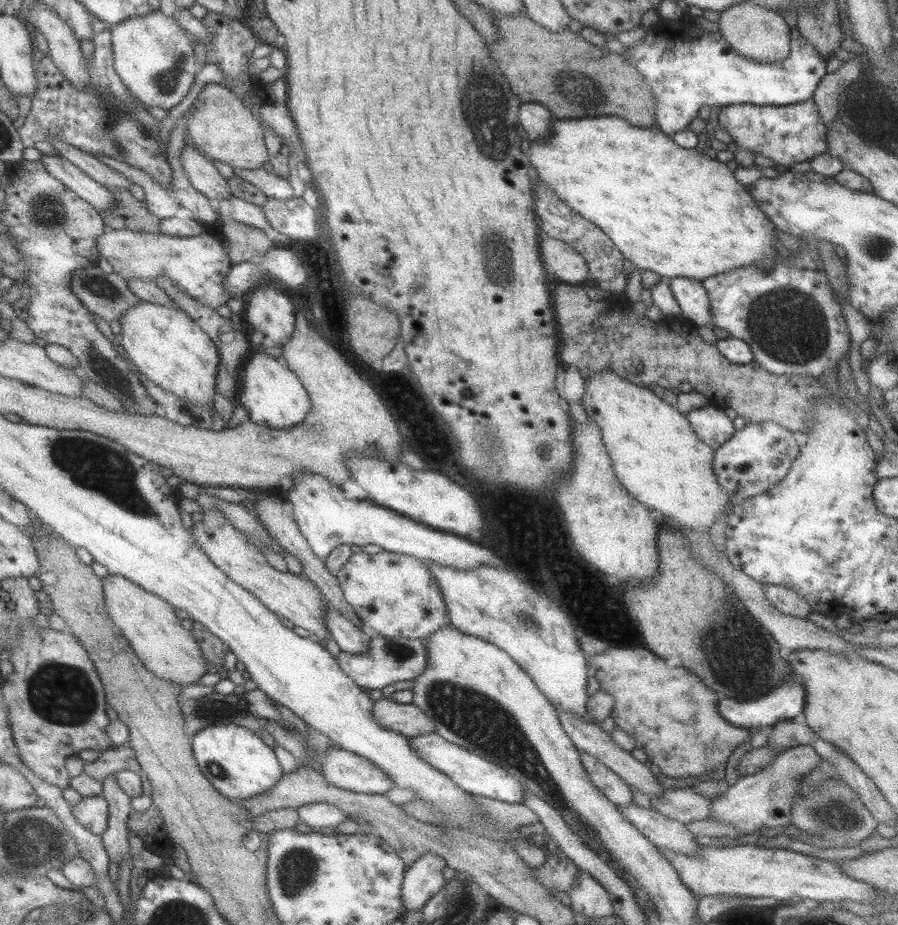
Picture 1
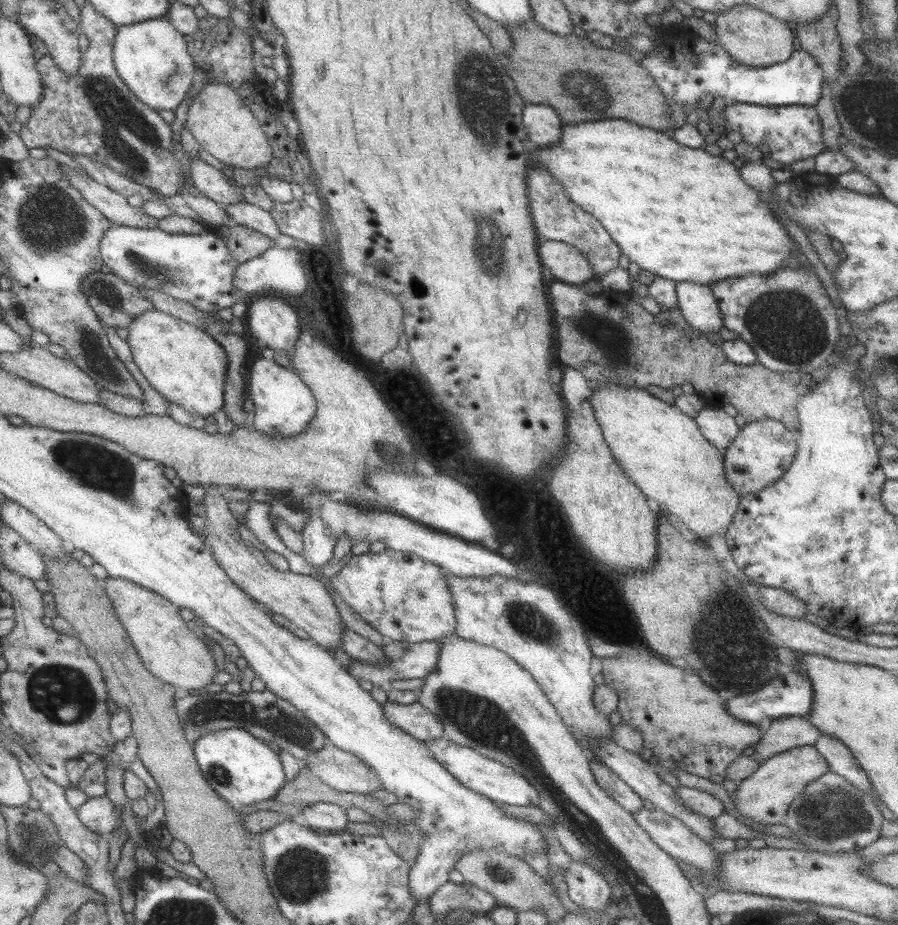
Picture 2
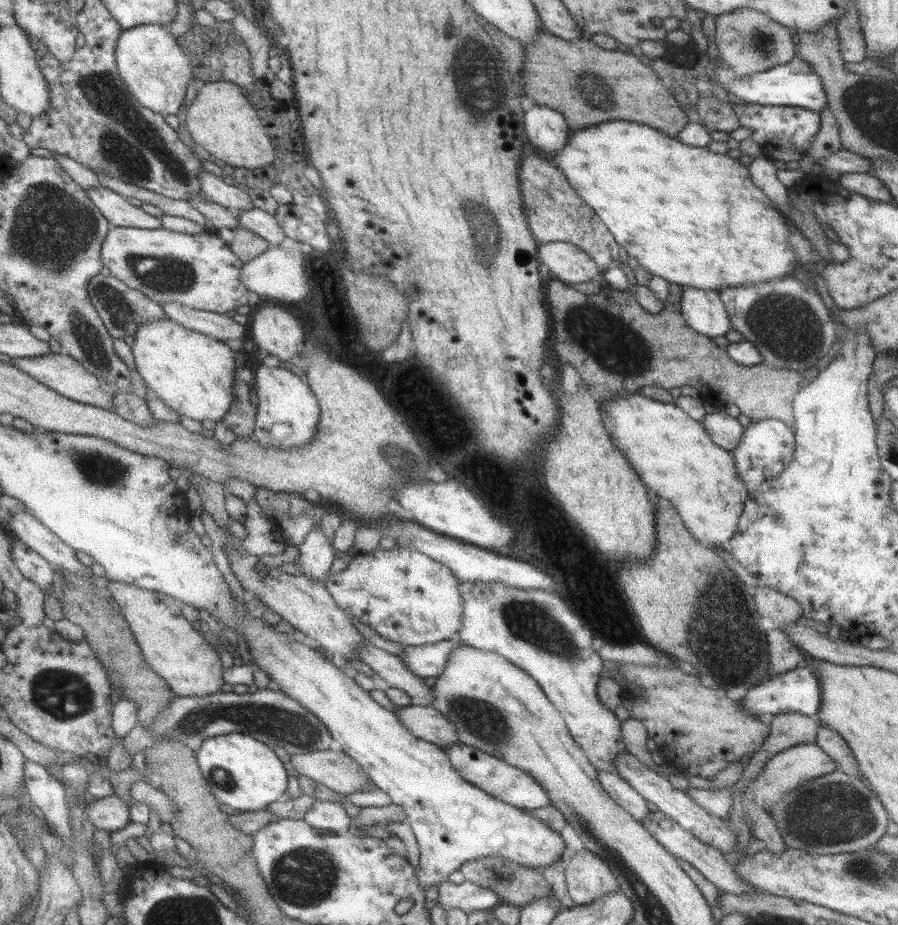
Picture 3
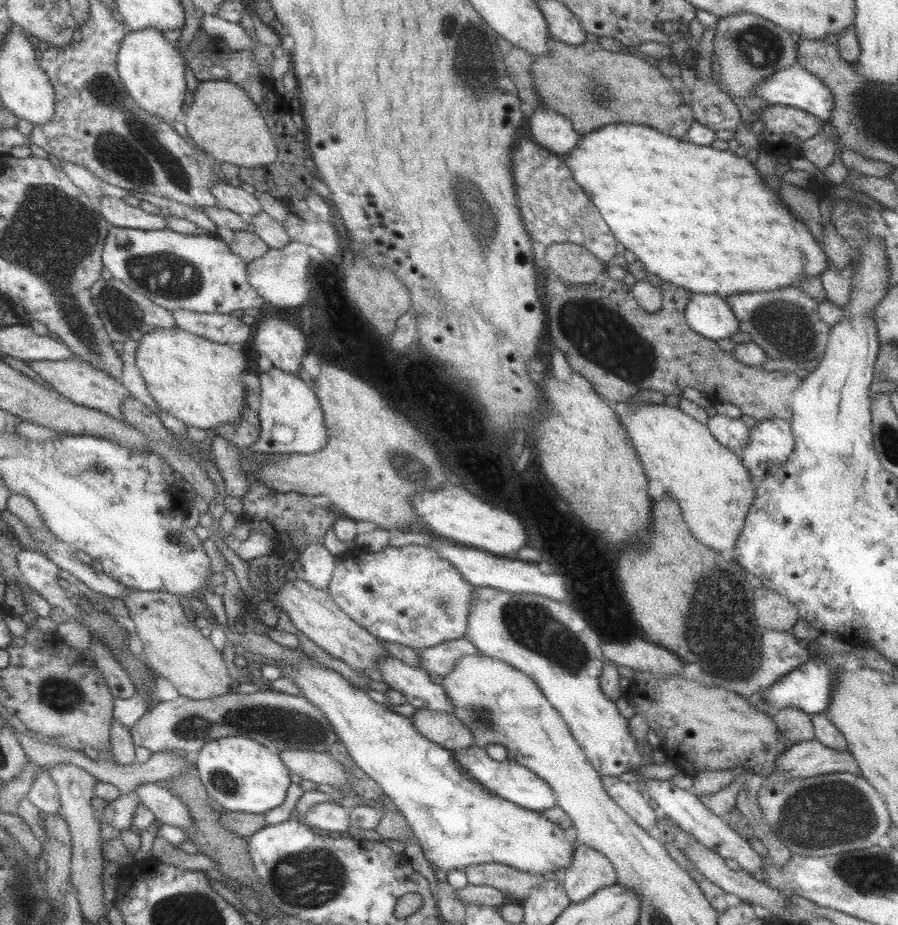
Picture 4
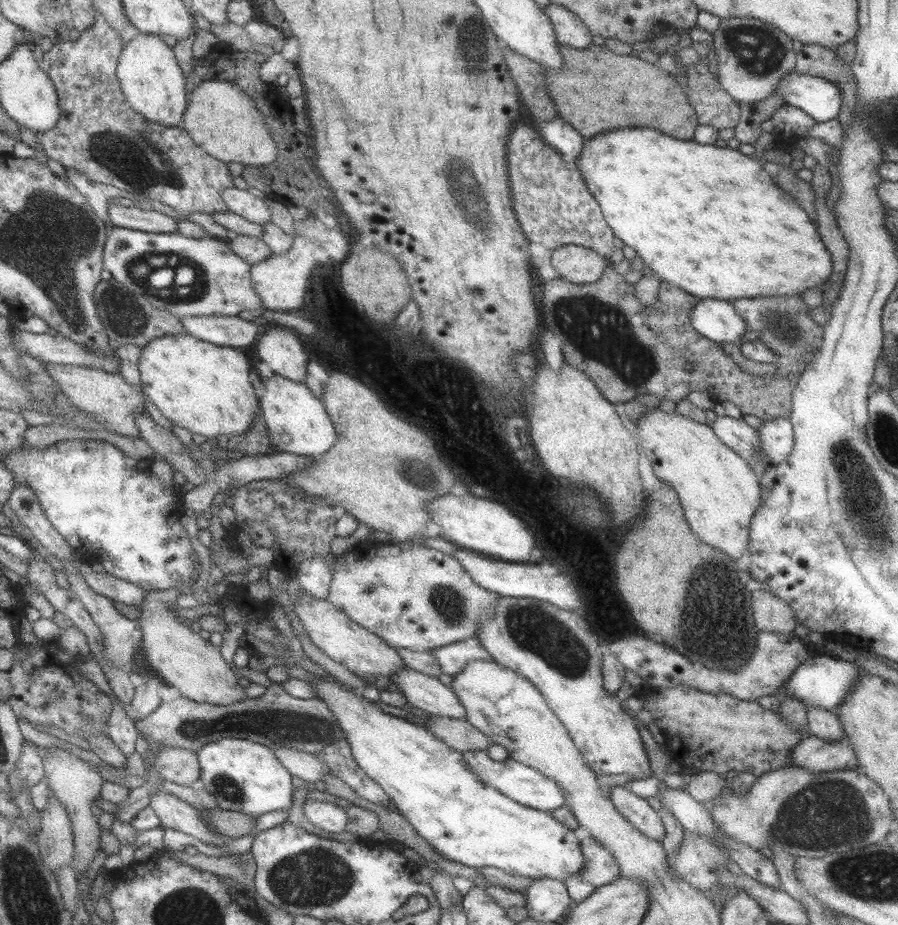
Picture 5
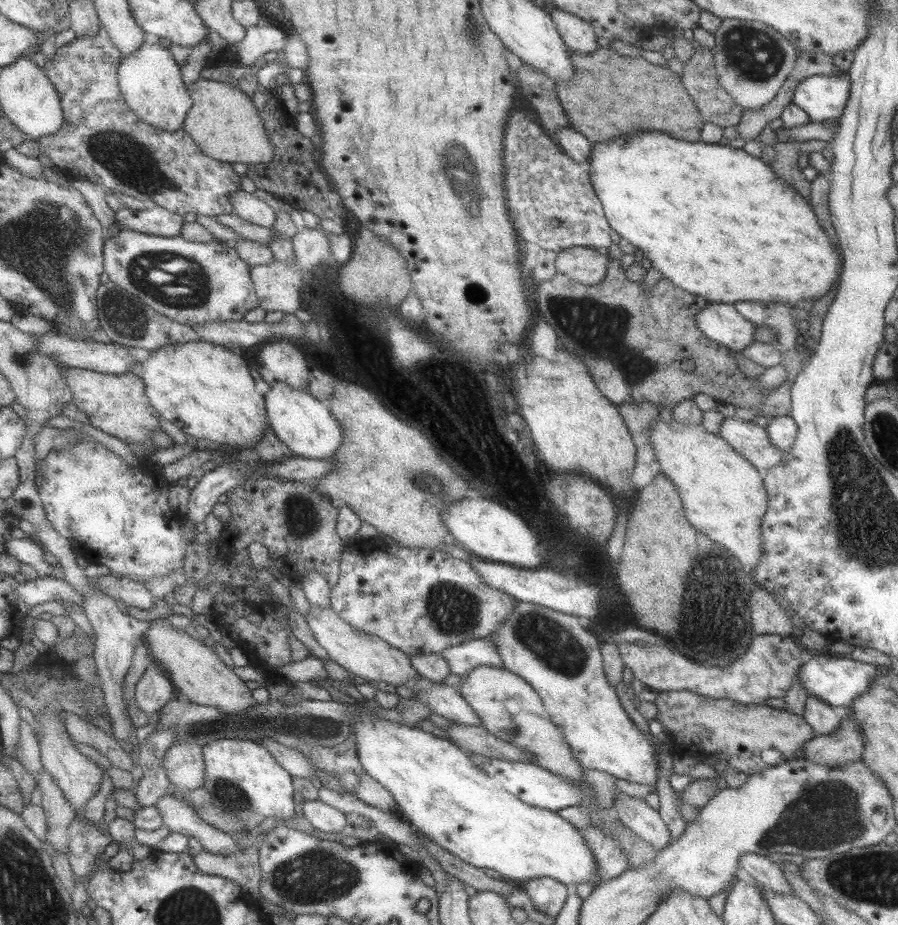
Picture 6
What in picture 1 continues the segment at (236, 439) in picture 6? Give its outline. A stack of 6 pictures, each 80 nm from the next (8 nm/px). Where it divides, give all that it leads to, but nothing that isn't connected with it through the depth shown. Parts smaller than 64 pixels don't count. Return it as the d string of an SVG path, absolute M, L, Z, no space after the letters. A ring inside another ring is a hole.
M141 301L121 314L118 340L128 359L149 382L194 405L213 408L218 352L207 333L182 311Z

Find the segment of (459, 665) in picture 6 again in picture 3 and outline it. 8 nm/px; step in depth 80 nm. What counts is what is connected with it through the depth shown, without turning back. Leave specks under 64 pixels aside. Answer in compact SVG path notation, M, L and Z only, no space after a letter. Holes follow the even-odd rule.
M449 639L440 640L435 644L402 645L398 657L411 674L419 677L436 677L443 670L448 652L458 646Z

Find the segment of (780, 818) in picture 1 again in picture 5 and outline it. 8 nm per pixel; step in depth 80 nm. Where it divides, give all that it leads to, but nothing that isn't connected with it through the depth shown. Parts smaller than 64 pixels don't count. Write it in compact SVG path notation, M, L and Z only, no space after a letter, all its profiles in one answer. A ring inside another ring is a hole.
M813 735L803 737L791 750L790 758L789 765L813 773L847 771L858 766L857 757L845 736L837 743L823 742Z

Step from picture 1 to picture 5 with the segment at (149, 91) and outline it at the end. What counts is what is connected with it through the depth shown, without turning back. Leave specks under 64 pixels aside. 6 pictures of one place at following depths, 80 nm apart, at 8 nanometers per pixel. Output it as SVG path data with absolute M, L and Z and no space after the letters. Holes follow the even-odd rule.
M139 33L122 45L117 59L116 77L128 105L142 114L144 119L165 126L184 128L182 116L188 103L188 95L184 91L185 77L171 47L158 36Z

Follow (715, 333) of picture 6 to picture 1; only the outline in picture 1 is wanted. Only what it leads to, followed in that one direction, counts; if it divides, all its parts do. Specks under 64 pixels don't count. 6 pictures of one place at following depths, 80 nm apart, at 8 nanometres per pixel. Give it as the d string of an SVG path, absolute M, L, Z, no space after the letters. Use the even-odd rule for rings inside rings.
M675 277L669 279L668 285L683 318L695 327L708 324L709 299L707 299L705 288L698 280Z

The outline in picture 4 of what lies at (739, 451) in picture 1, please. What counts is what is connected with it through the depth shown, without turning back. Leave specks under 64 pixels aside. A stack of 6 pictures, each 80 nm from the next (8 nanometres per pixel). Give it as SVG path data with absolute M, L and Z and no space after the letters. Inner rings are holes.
M780 418L756 422L749 429L740 461L750 476L750 485L759 486L763 477L773 473L789 458L794 447L790 423Z

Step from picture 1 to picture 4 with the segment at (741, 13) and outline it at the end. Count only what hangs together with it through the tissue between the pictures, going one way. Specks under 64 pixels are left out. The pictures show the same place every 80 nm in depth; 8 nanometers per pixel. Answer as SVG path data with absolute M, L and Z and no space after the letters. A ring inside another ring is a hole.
M752 12L718 17L713 52L719 62L723 89L738 97L752 96L752 90L764 78L796 62L796 39L788 30L776 26Z

